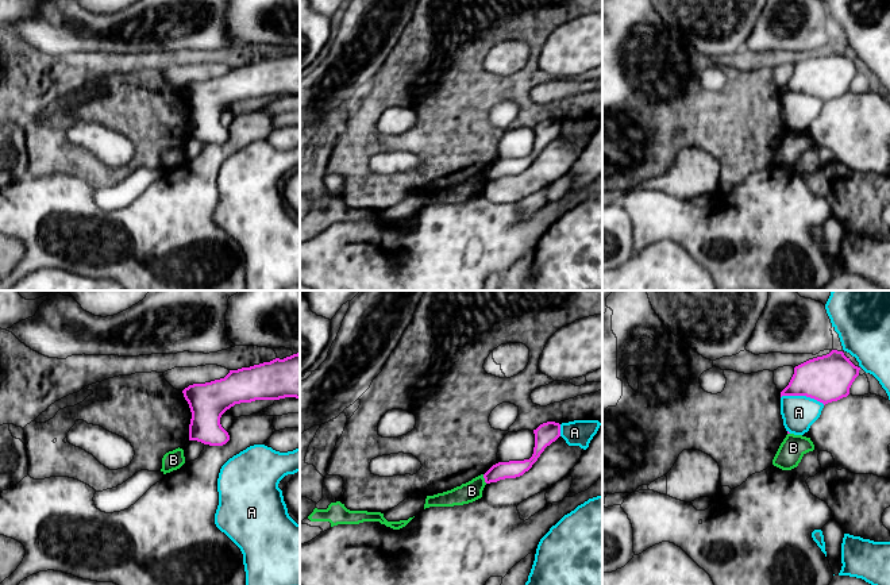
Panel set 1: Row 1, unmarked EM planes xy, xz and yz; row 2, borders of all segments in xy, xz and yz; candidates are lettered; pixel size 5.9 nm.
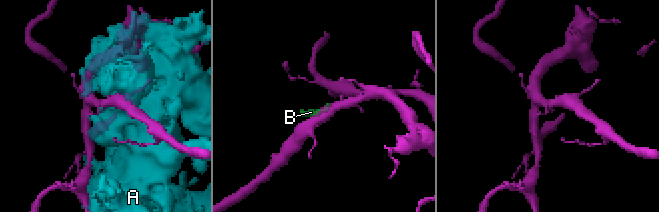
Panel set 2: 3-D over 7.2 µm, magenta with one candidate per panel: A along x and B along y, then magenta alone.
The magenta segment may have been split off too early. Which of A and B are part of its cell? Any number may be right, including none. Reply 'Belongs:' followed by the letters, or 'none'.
Belongs: none

